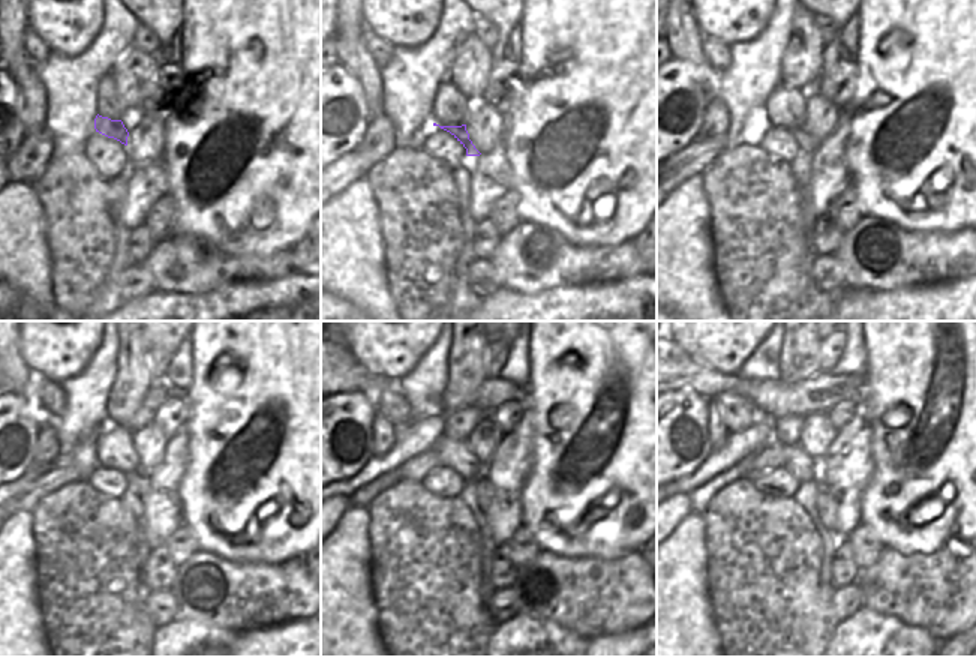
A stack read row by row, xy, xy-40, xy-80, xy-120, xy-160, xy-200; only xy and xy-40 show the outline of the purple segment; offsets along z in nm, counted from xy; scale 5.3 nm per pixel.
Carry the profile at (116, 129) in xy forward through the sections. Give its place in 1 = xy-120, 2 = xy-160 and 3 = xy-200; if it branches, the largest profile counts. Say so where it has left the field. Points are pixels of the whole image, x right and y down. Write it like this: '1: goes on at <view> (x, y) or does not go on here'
1: goes on at xy-120 (137, 479)
2: goes on at xy-160 (485, 488)
3: goes on at xy-200 (826, 506)

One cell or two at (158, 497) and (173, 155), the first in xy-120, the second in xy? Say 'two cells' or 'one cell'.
two cells

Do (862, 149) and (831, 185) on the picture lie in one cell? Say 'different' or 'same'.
different

